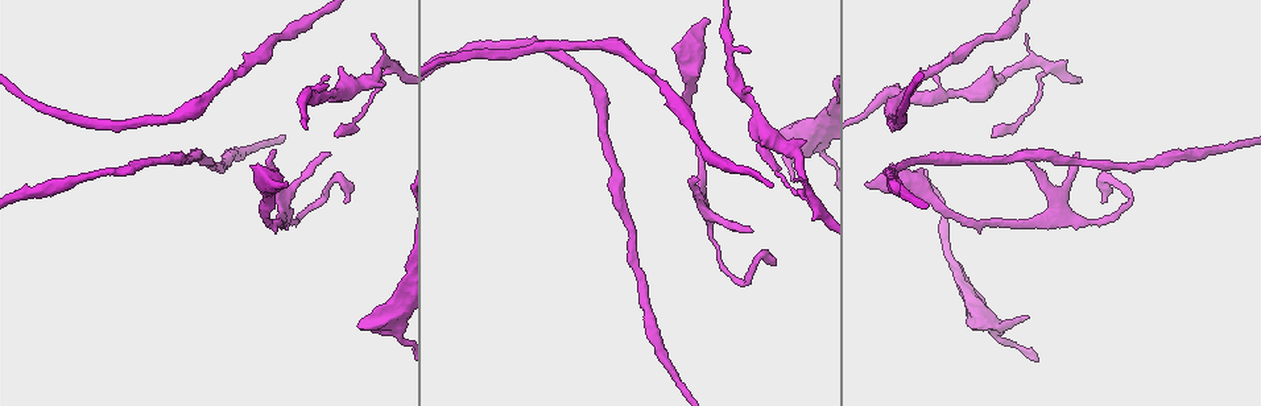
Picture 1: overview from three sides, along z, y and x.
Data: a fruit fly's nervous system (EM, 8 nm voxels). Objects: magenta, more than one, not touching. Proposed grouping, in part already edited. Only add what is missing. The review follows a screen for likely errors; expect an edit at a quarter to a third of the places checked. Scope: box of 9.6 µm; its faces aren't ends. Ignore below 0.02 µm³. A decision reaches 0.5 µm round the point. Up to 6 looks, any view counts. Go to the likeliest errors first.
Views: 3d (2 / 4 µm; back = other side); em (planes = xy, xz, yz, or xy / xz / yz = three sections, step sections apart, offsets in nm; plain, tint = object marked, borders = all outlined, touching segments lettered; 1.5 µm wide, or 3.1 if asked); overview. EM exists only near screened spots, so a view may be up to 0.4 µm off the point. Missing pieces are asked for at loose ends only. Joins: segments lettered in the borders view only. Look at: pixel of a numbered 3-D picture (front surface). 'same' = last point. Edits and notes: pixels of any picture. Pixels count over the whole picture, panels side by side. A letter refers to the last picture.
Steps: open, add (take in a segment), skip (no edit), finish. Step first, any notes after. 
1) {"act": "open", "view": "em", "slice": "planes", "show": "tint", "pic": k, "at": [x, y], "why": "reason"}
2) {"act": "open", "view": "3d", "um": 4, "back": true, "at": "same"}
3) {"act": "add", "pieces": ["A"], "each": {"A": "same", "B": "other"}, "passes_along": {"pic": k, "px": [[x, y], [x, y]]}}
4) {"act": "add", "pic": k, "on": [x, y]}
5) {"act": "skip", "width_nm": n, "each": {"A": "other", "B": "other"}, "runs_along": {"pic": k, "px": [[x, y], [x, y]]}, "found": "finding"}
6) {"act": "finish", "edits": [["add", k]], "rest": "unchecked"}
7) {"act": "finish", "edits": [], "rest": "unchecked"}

{"act": "open", "view": "3d", "um": 4, "pic": 1, "at": [1078, 153], "why": "thin end"}

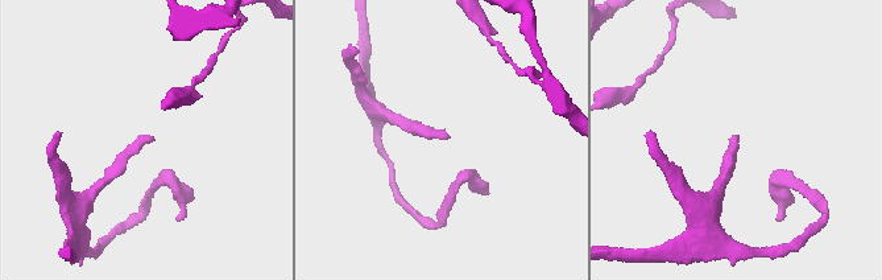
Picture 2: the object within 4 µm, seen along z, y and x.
{"act": "open", "view": "em", "slice": "planes", "show": "plain", "pic": 2, "at": [448, 137], "why": "now the EM"}

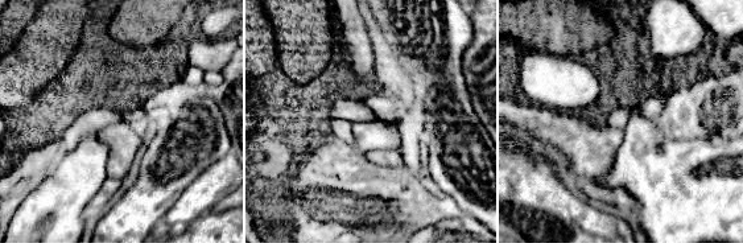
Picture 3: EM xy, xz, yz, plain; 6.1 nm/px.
{"act": "open", "view": "em", "slice": "planes", "show": "borders", "at": "same", "why": "what lies round it"}

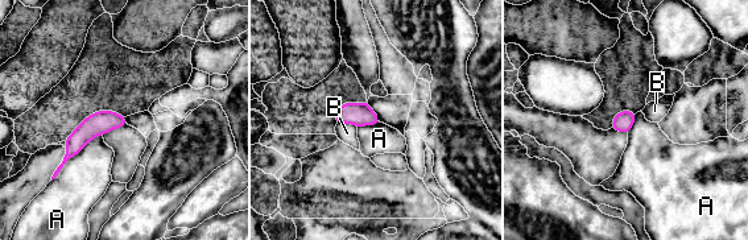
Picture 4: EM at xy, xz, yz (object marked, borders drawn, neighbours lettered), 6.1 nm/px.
{"act": "skip", "each": {"A": "other", "B": "other"}, "found": "no lettered segment goes on from it"}

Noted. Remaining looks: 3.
{"act": "open", "view": "em", "slice": "yz", "step": 8, "show": "borders", "pic": 1, "at": [273, 149], "why": "an open end"}

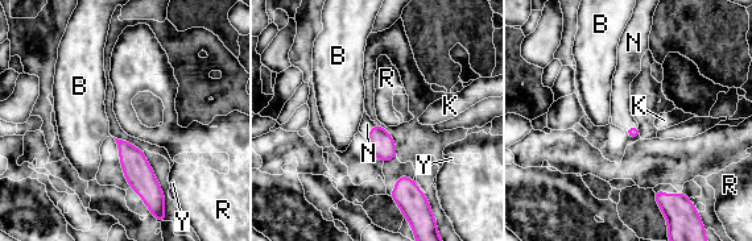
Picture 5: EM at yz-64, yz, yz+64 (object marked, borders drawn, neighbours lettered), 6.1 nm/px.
{"act": "add", "pieces": ["N"], "each": {"B": "other", "K": "other", "N": "same", "R": "other", "Y": "other"}, "passes_along": {"pic": 5, "px": [[633, 132], [631, 127], [622, 116]]}, "found": "it goes on there"}

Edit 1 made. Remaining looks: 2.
{"act": "open", "view": "em", "slice": "planes", "show": "borders", "pic": 1, "at": [792, 181], "why": "thin end"}

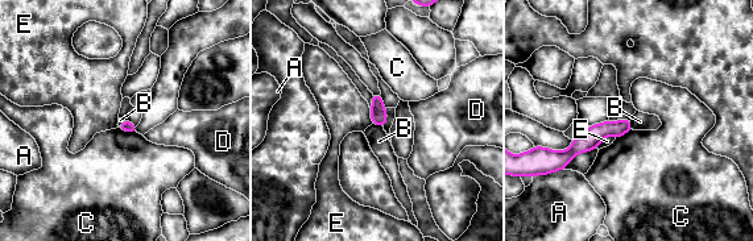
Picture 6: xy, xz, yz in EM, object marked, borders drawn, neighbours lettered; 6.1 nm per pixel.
{"act": "skip", "longest_contact_nm": ["E", 140], "each": {"A": "other", "B": "other", "C": "other", "D": "other", "E": "other"}, "found": "no lettered segment goes on from it"}

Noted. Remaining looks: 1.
{"act": "finish", "edits": [["add", 5]], "rest": "unchecked"}

